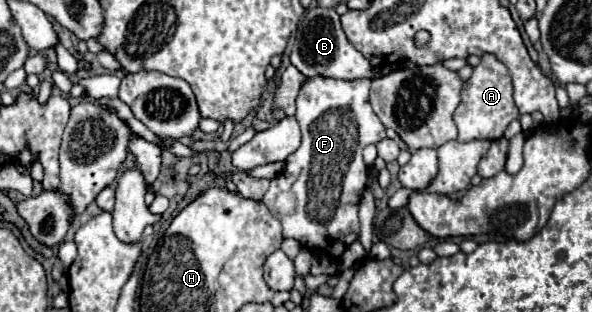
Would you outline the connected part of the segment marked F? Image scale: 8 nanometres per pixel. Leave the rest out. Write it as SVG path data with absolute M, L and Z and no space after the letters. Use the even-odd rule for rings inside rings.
M309 78L303 84L295 112L303 142L287 158L285 170L271 180L271 188L261 200L281 222L283 238L293 238L303 248L327 254L333 260L339 260L343 250L355 242L359 234L357 208L367 186L363 148L385 138L385 126L369 102L369 86L369 78ZM281 192L293 192L297 198L293 214L277 212L275 198Z

